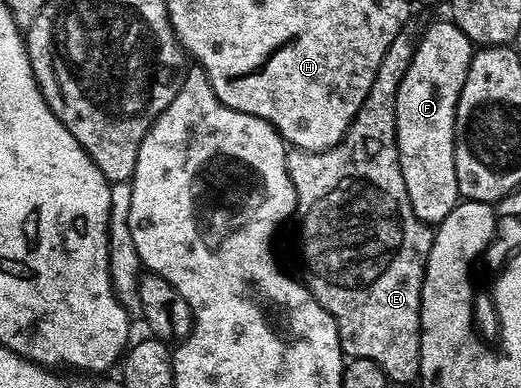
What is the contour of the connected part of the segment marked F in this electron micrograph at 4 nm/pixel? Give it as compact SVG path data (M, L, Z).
M452 20L434 22L418 38L418 47L414 49L412 64L408 64L408 72L404 72L404 80L400 80L400 88L396 96L396 142L400 172L404 176L404 188L408 188L408 200L412 204L412 212L420 216L427 224L443 222L460 201L456 184L456 104L460 96L460 88L464 88L464 80L468 76L470 61L476 49L464 32Z

